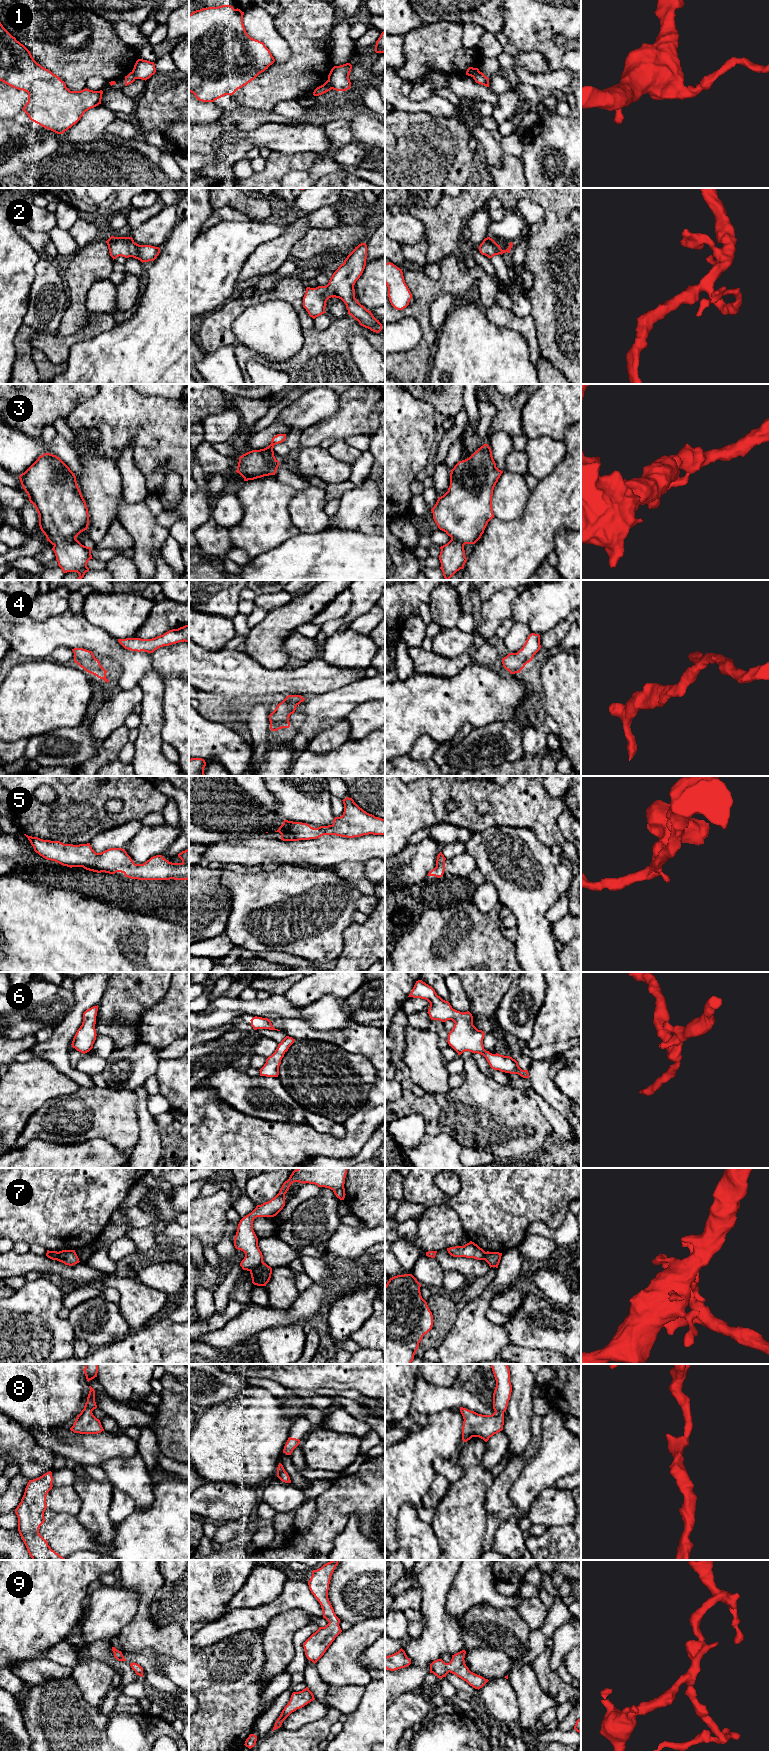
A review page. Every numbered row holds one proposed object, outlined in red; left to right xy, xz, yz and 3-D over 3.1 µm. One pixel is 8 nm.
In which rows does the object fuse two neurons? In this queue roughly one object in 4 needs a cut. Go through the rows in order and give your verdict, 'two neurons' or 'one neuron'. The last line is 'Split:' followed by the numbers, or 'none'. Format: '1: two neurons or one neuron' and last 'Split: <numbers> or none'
1: two neurons
2: one neuron
3: one neuron
4: one neuron
5: one neuron
6: one neuron
7: two neurons
8: one neuron
9: one neuron
Split: 1, 7

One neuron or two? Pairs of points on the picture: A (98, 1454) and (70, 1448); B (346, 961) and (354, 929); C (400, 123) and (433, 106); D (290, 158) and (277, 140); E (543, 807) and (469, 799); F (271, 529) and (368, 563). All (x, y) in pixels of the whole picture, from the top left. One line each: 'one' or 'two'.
A: one
B: one
C: two
D: two
E: one
F: two

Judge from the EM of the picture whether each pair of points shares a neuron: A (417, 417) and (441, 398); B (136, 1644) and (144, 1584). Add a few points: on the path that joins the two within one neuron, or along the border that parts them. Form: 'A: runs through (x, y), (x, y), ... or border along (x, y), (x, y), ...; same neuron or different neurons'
A: border along (412, 395), (428, 401), (433, 406), (436, 428); different neurons
B: runs through (141, 1629), (144, 1599); same neuron

